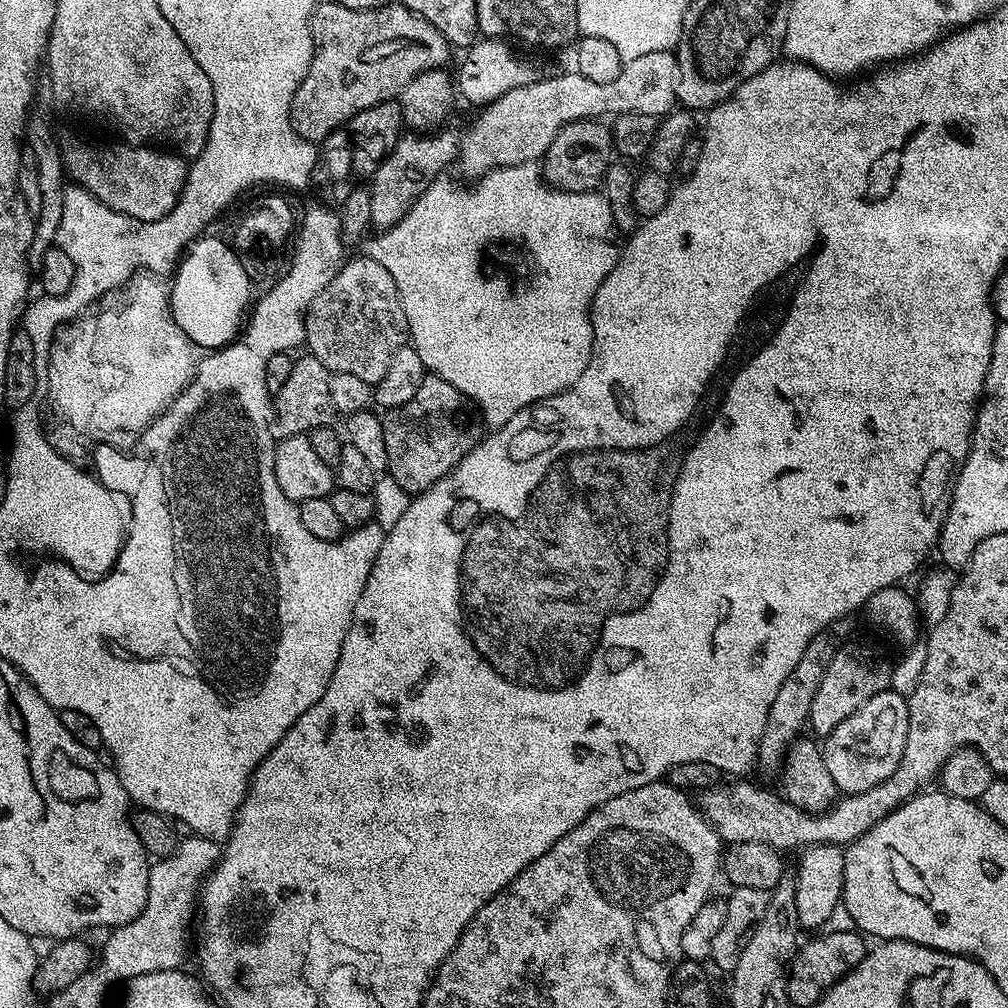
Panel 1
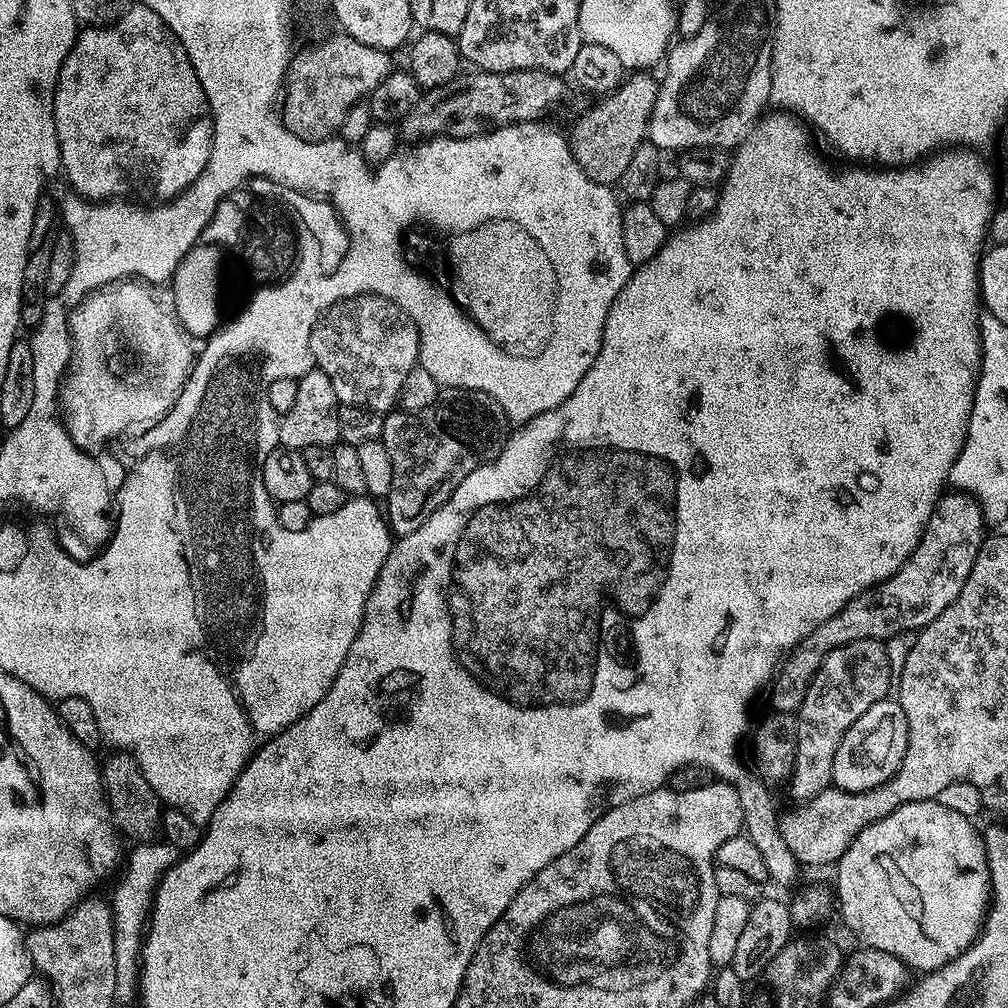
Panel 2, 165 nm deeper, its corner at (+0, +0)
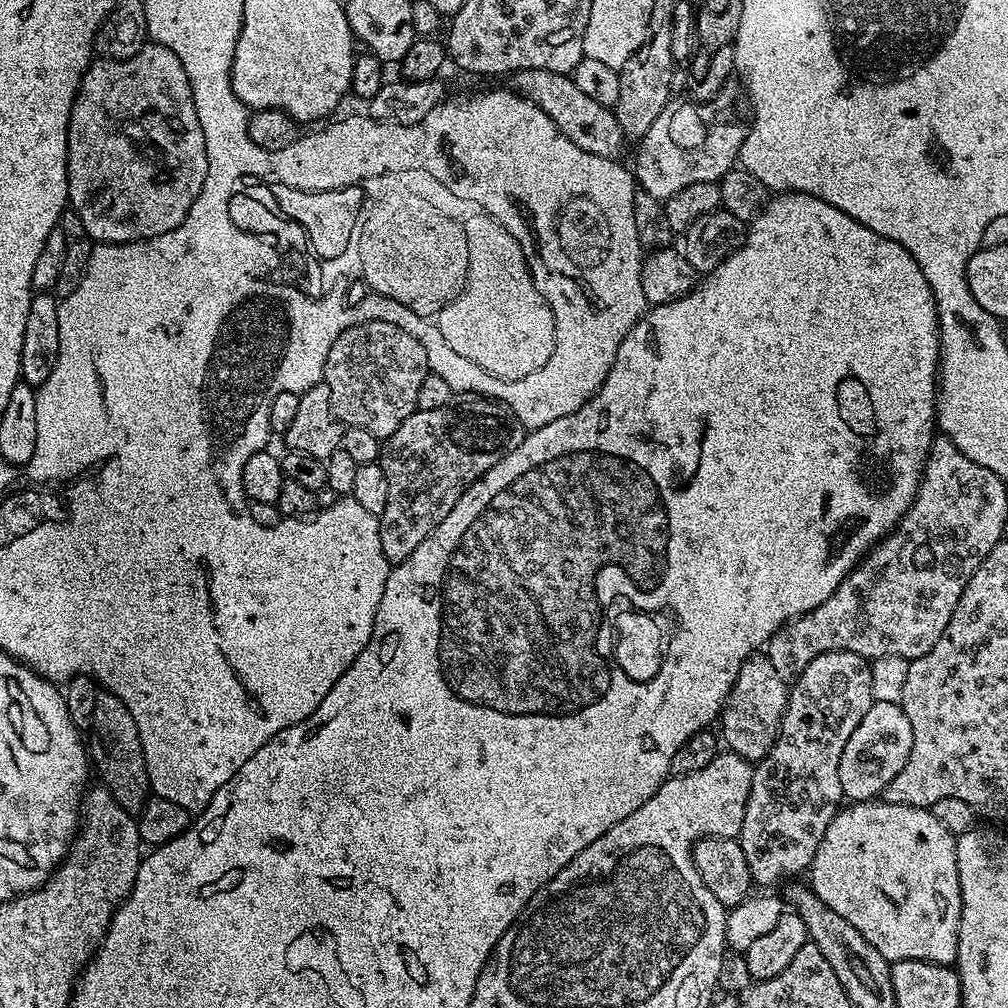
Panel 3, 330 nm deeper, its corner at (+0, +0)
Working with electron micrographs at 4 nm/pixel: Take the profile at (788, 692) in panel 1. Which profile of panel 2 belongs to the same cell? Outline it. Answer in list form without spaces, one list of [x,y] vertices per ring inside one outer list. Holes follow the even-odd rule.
[[[965,490],[945,491],[930,514],[922,538],[909,560],[893,576],[881,584],[873,584],[842,606],[834,618],[822,622],[818,630],[802,638],[802,642],[793,646],[791,652],[781,659],[776,675],[770,681],[771,707],[777,712],[799,712],[806,690],[810,690],[810,682],[830,650],[838,650],[838,646],[846,646],[855,640],[887,642],[891,636],[903,632],[915,634],[934,622],[934,618],[938,618],[938,614],[958,598],[962,586],[966,586],[974,558],[978,558],[978,550],[986,539],[984,528],[984,510],[976,496]]]

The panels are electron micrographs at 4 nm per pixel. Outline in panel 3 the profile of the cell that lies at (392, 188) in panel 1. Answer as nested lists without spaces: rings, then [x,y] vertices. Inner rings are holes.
[[[522,70],[511,77],[511,87],[520,95],[534,102],[546,113],[570,142],[582,150],[595,156],[619,157],[626,145],[626,137],[622,126],[618,126],[618,118],[612,108],[602,106],[602,102],[594,102],[584,91],[578,90],[571,75],[550,70]]]

